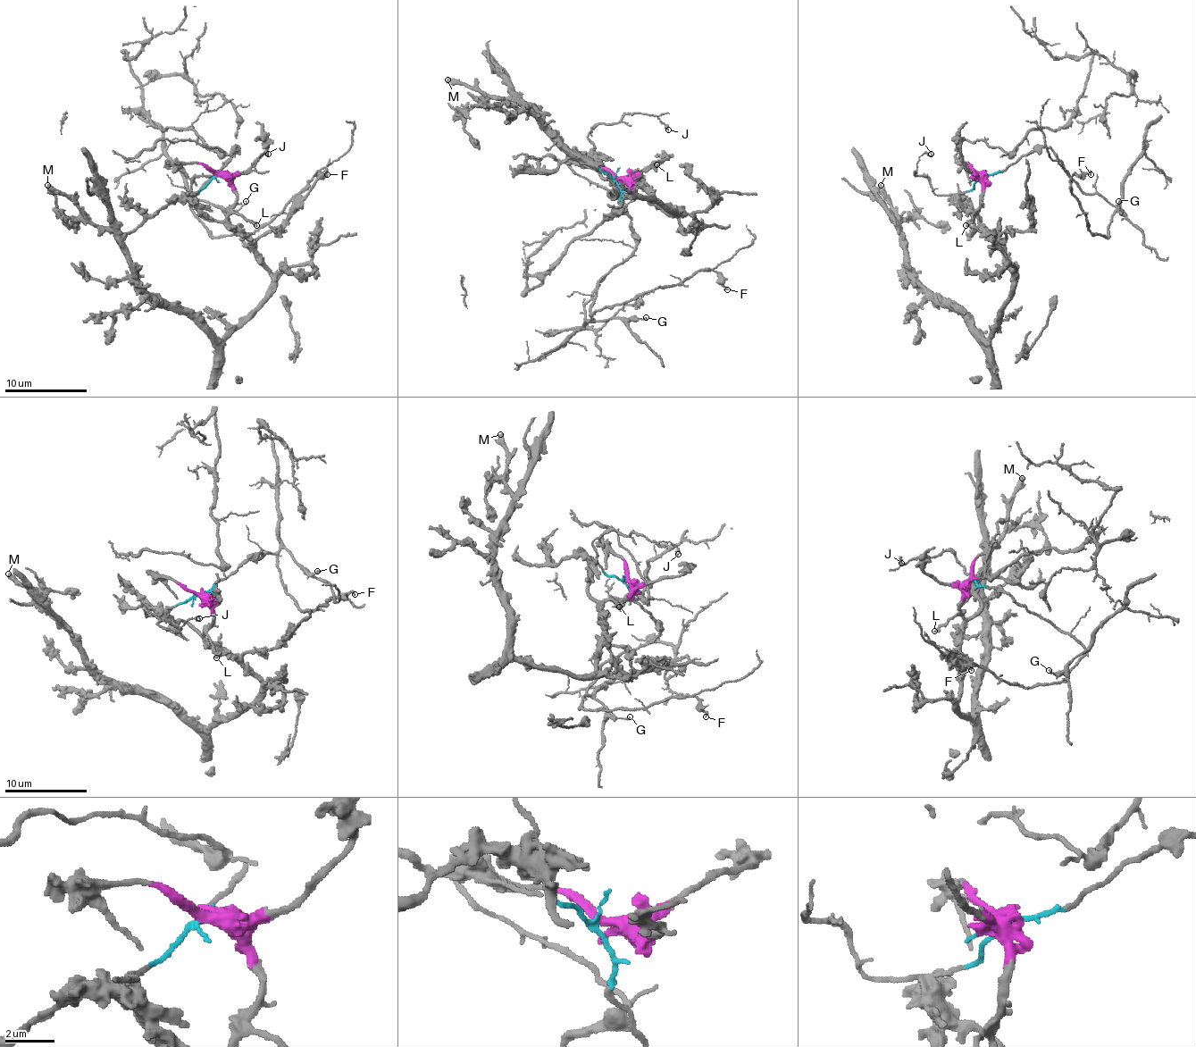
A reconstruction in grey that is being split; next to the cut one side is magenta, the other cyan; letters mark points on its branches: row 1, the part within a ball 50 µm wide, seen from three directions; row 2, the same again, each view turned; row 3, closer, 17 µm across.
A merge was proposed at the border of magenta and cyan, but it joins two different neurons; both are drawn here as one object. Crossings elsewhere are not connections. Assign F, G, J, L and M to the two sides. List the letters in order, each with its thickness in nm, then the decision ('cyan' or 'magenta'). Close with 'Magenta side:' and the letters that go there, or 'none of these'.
F: 170 nm | cyan
G: 110 nm | cyan
J: 150 nm | cyan
L: 300 nm | magenta
M: 480 nm | magenta
Magenta side: L, M

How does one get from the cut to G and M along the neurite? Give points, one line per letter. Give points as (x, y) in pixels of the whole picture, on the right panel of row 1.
G: (979, 177), (1049, 147), (1086, 193), (1116, 205), (1123, 201), (1119, 209), (1119, 201)
M: (979, 177), (979, 224), (1014, 275), (1014, 296), (985, 339), (919, 281), (909, 265), (899, 215), (880, 185)

